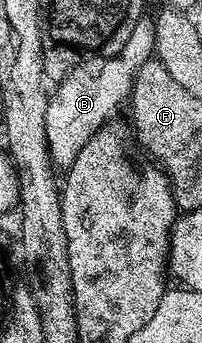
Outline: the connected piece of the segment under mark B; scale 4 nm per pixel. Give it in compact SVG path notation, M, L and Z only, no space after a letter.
M144 18L133 26L133 34L129 34L116 56L100 59L87 67L80 66L54 85L45 110L45 134L56 169L70 168L71 163L79 159L80 152L94 141L95 133L118 110L119 104L128 103L137 70L155 55L155 26L150 19Z

